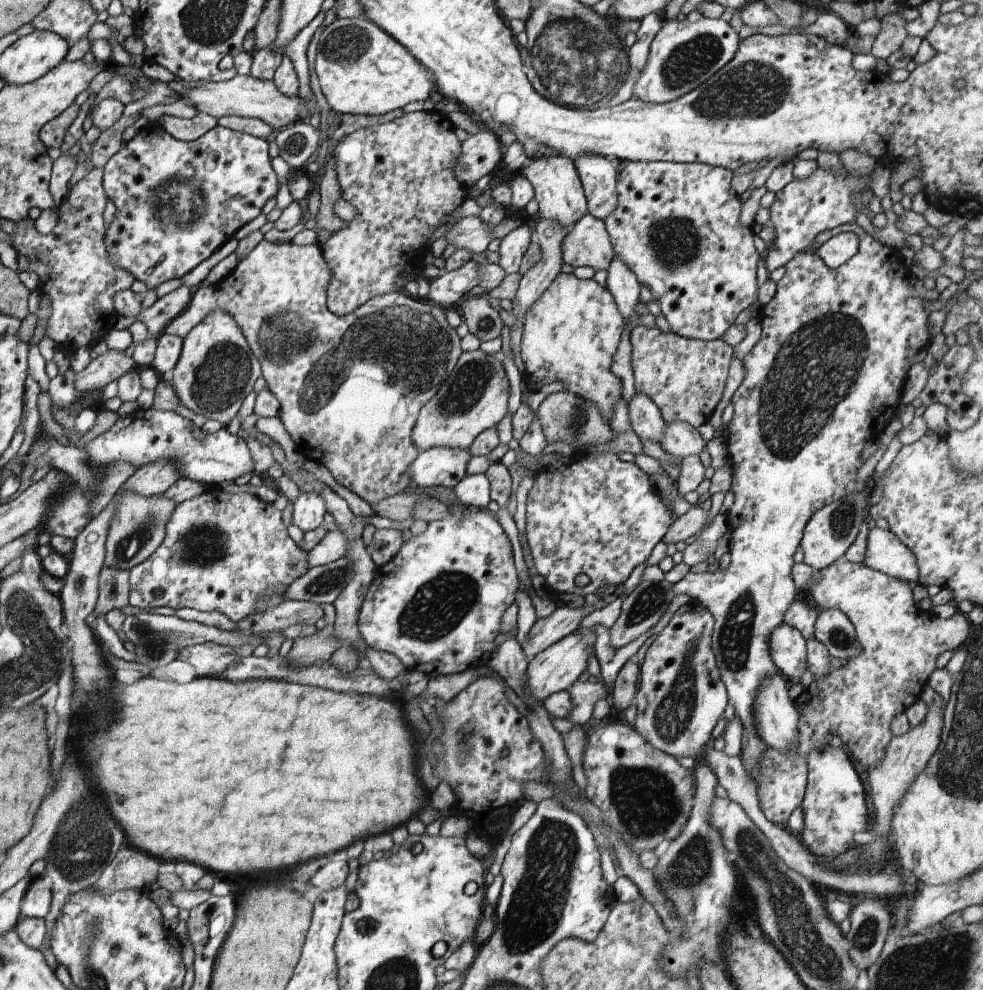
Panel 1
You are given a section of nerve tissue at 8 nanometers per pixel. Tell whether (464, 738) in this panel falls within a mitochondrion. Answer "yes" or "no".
yes

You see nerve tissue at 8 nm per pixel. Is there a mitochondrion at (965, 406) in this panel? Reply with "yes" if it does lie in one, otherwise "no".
no

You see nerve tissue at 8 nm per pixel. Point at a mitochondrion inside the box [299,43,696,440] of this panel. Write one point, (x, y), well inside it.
(418, 350)

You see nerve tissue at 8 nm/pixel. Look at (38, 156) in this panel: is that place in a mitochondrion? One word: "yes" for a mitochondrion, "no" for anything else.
no

